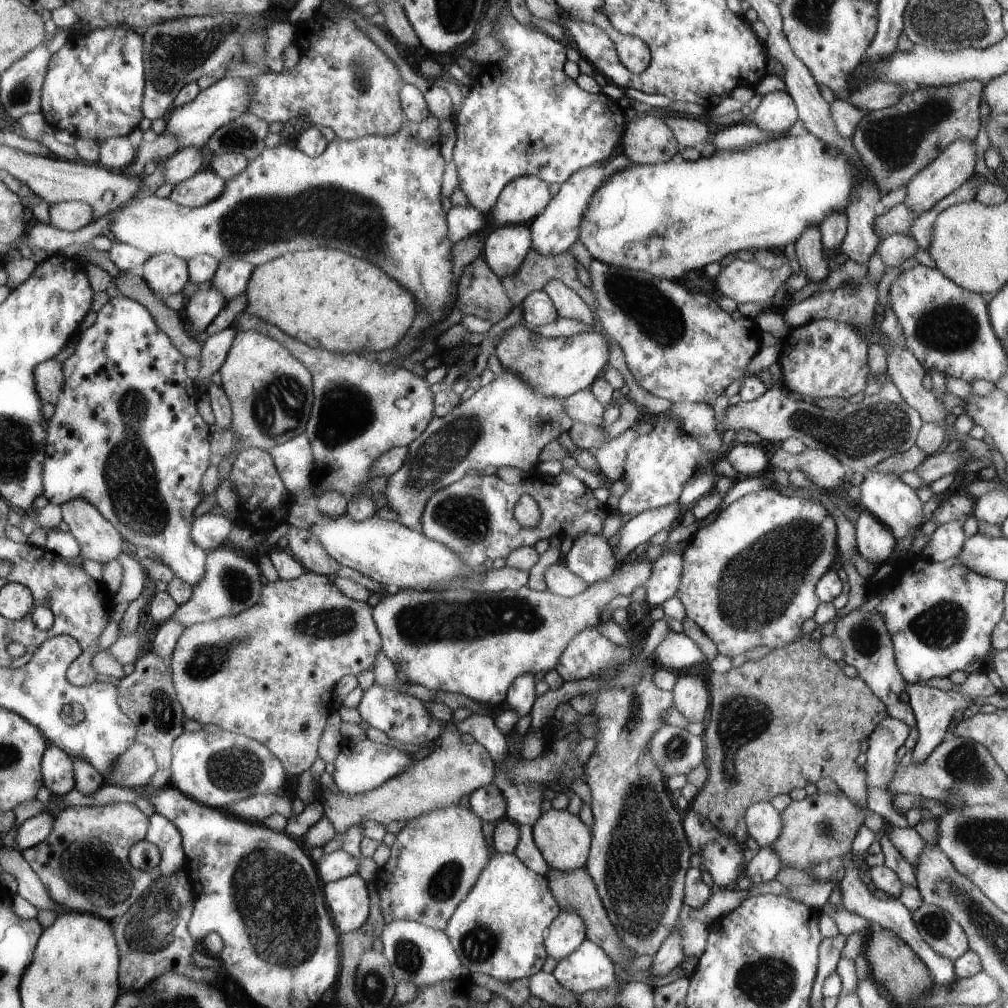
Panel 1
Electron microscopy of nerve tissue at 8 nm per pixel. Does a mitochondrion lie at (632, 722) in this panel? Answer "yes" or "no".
yes

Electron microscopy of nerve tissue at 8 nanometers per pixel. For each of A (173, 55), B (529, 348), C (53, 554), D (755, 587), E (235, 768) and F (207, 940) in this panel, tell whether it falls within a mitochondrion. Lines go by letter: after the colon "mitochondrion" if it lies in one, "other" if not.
A: mitochondrion
B: mitochondrion
C: other
D: mitochondrion
E: mitochondrion
F: other

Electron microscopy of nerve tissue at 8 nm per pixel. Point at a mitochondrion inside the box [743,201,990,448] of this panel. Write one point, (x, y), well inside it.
(951, 328)

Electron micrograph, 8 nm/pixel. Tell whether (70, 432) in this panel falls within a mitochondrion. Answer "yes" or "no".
no

